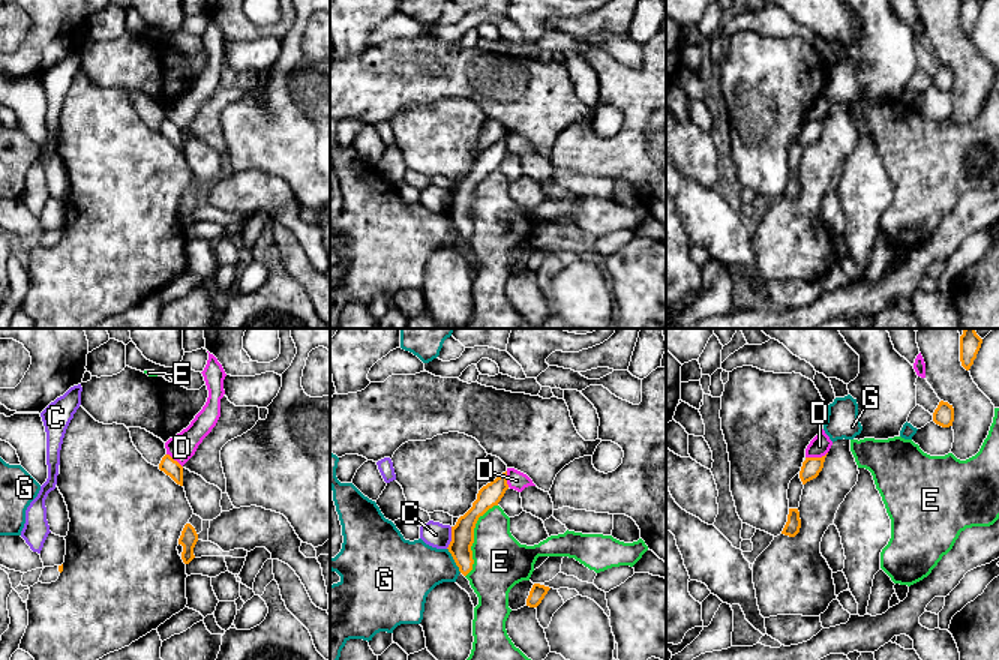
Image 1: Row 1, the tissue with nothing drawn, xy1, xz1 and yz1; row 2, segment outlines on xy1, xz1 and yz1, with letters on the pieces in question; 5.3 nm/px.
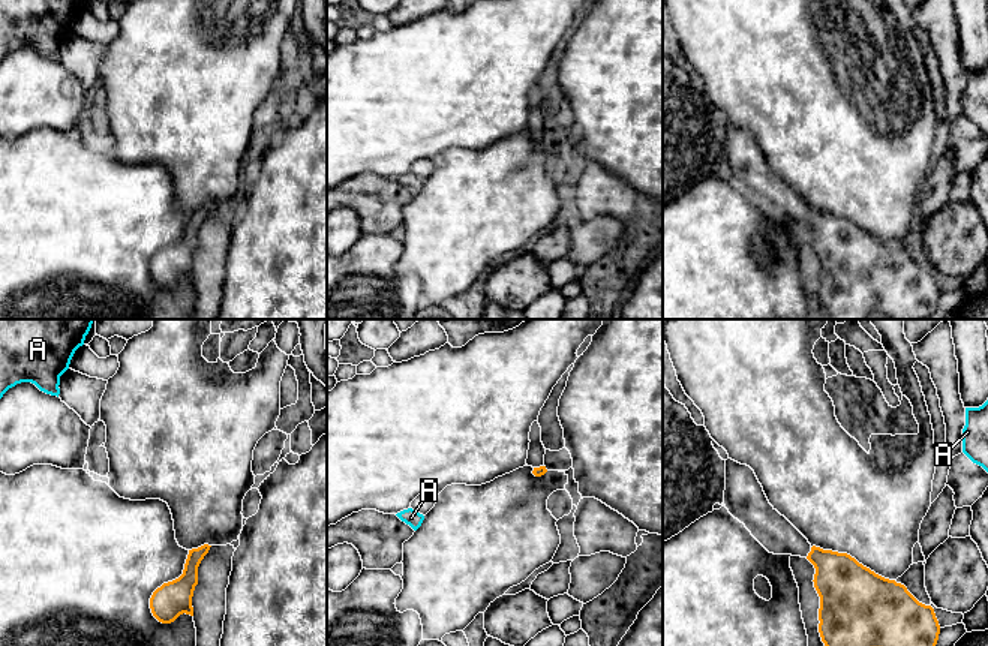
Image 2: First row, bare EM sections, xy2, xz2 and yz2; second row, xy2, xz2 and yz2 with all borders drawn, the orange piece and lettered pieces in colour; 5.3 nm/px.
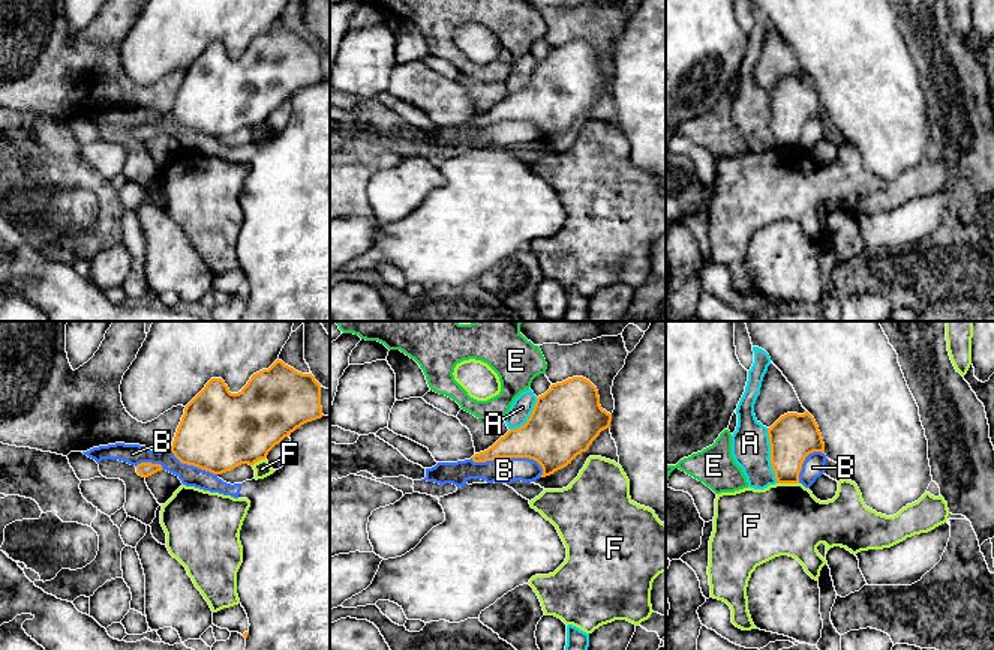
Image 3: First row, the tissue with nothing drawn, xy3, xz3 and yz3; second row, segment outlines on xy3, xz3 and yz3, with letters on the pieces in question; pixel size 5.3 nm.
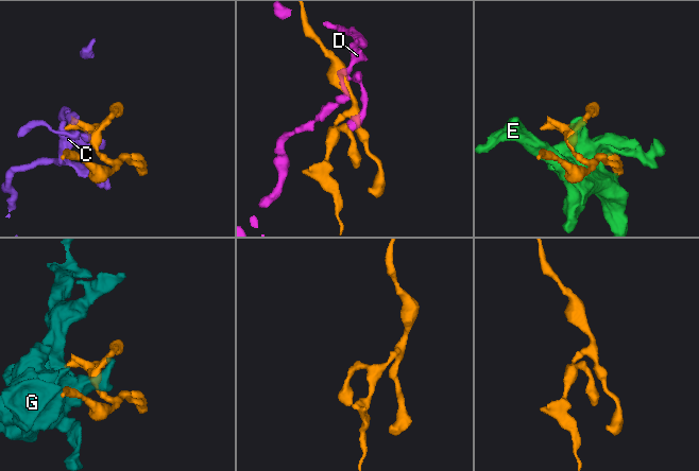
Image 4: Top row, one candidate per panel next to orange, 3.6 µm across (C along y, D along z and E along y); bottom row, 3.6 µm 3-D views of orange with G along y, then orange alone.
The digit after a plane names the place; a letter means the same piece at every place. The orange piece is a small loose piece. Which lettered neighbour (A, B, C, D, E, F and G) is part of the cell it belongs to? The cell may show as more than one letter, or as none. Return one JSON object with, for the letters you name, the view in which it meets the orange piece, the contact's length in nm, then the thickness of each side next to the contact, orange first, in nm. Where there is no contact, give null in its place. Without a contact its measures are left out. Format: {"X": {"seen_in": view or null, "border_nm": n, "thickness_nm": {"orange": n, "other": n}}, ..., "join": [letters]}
{"join": []}

